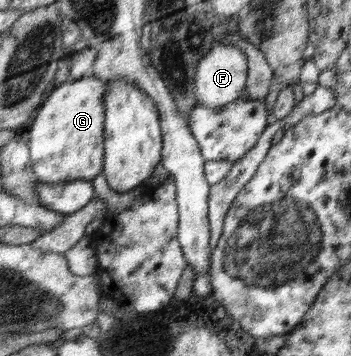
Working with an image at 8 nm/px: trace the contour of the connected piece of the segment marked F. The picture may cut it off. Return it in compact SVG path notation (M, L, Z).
M215 43L211 49L199 59L195 69L195 96L197 103L213 108L221 108L230 104L239 96L243 96L247 81L248 63L245 52L233 45Z

